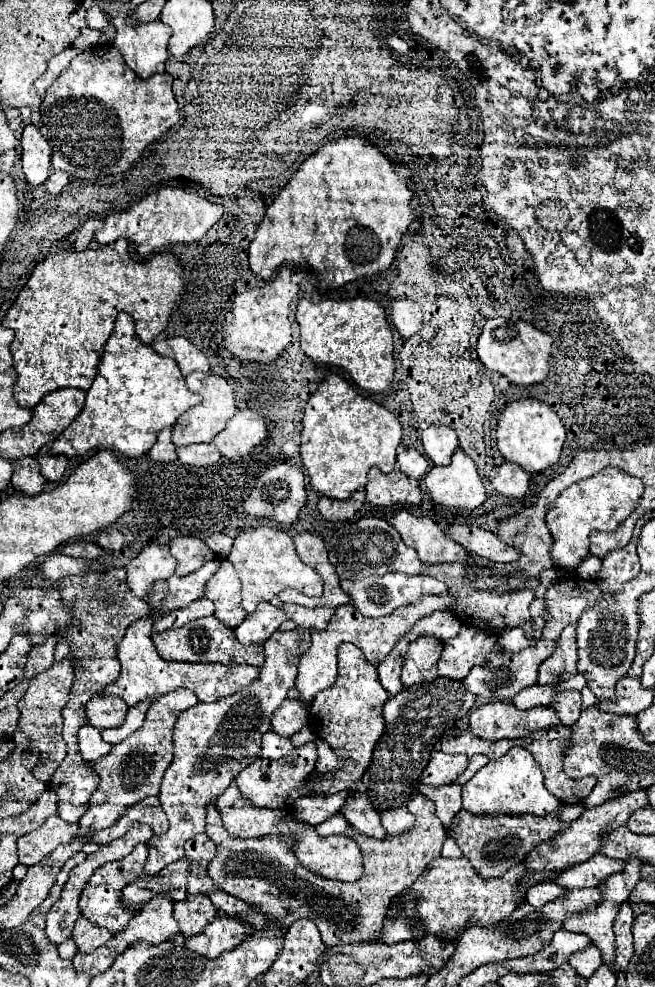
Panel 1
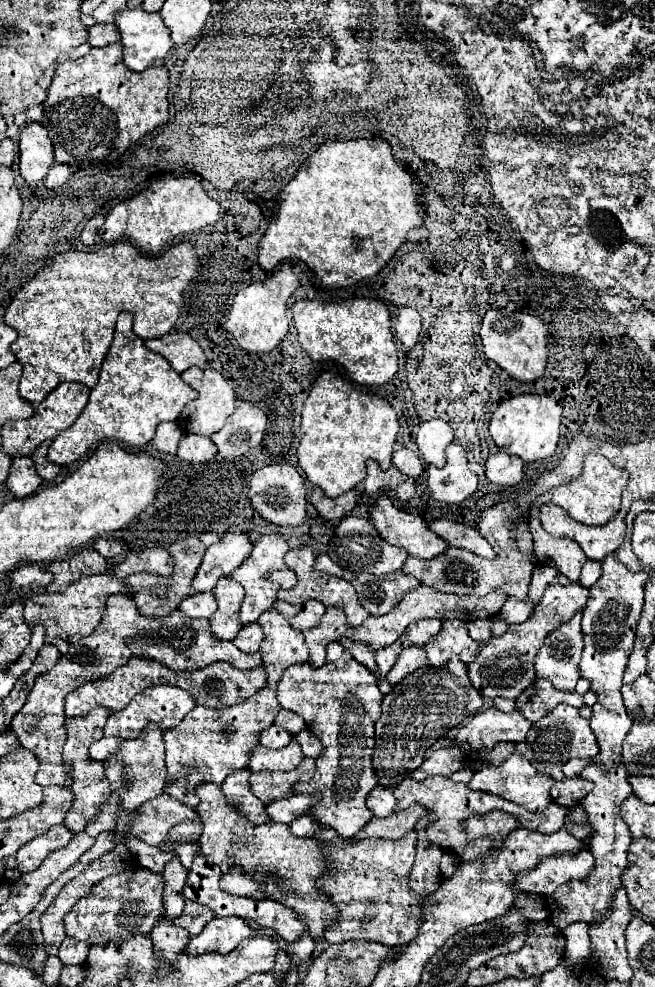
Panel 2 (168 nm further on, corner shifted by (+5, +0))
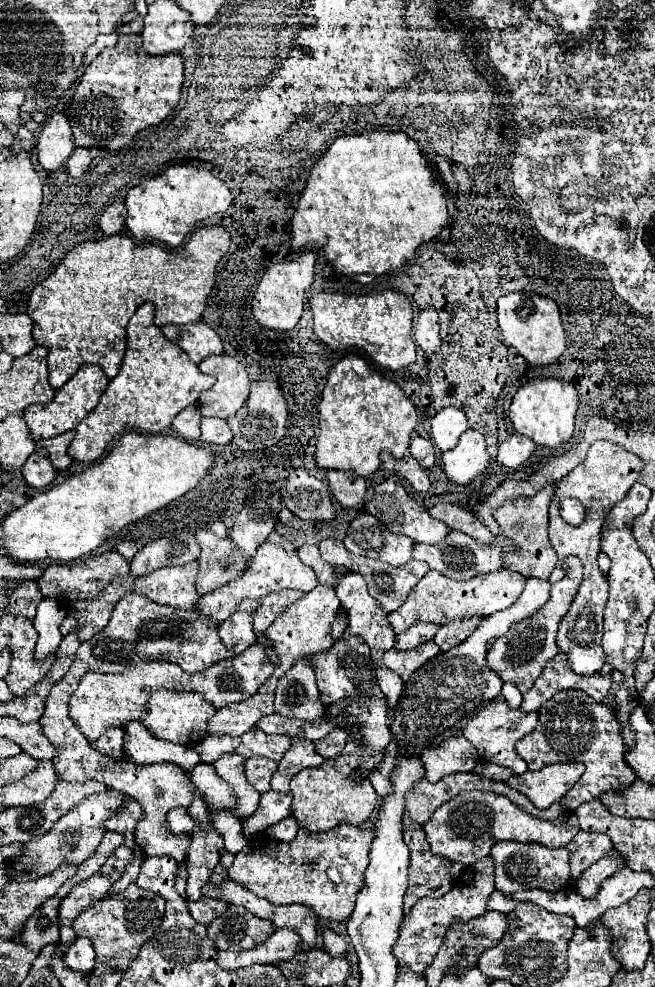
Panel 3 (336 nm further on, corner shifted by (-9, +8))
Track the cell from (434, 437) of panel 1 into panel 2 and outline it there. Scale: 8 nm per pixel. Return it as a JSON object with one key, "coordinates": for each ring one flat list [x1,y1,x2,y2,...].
{"coordinates":[[428,420,428,422,420,424,416,444,418,444,418,450,422,452,422,456,428,464,442,468,446,462,444,450,452,440,454,440,454,434,452,434,452,428,448,422]]}

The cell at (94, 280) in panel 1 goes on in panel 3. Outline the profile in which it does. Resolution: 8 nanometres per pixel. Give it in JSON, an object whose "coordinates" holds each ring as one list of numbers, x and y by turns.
{"coordinates":[[210,226,210,228,200,228,196,232,192,232,190,240,186,242,186,246,180,246,180,248,164,248,160,244,154,244,154,242,134,242,130,240,128,236,120,236,120,234,114,234,114,236,108,236,108,238,102,238,102,240,88,240,88,242,82,242,78,244,76,248,70,250,70,254,64,256,64,266,58,266,52,274,43,282,45,286,36,286,32,292,30,292,30,298,28,298,28,316,34,320,34,330,32,330,32,338,36,344,42,344,48,348,48,382,50,386,56,390,60,388,64,382,68,382,74,372,84,366,84,364,96,364,104,370,104,374,108,378,114,378,118,374,118,368,120,368,120,362,122,362,122,356,124,356,124,350,126,350,126,324,128,320,134,316,136,308,144,302,152,302,156,306,156,316,154,316,154,324,156,326,166,326,166,324,186,324,186,322,196,322,206,306,206,298,210,296,212,288,214,288,214,278,216,278,216,266,220,262,220,258,228,252,230,248,230,234,226,228,222,226]]}

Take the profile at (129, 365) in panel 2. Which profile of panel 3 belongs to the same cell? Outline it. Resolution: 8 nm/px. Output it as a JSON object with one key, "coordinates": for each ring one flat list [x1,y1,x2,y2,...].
{"coordinates":[[150,302,142,304,130,318,126,328,126,354,120,372,110,380,96,408,78,424,76,436,68,448,70,458,80,462,96,462,116,436,130,430,160,434,170,428,180,410,196,404,200,392,212,388,214,376,202,374,180,346,164,338,160,328,154,326,152,318,154,304]]}

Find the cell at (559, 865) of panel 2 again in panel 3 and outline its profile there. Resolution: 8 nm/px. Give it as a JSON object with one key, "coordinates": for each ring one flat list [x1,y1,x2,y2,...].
{"coordinates":[[498,842,492,846,490,856,494,858,496,870,496,890,504,894,514,894,520,890,548,890,558,892,570,884,570,850,568,848,546,848,542,844,530,842]]}

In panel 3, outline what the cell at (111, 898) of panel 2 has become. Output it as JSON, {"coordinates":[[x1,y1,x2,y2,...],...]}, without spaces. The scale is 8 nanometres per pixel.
{"coordinates":[[132,882,118,896,104,896,102,900,96,900,90,908,82,910,82,914,74,920,72,926,76,930,76,936,86,936,92,940,98,960,102,962,116,960,116,966,126,970,130,958,136,958,140,946,156,932,158,924,162,924,164,908,166,900,162,900,162,896,146,892,144,888,138,888]]}

